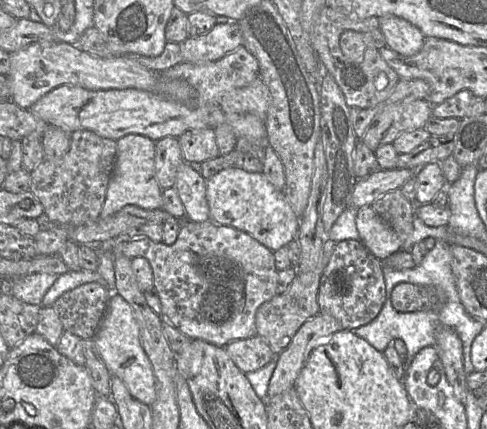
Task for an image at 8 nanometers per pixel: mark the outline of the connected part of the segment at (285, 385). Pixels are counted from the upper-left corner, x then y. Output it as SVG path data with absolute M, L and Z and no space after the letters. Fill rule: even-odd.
M318 314L305 322L296 332L289 346L276 355L276 367L264 401L294 387L311 352L339 330L341 330L339 322L329 315Z

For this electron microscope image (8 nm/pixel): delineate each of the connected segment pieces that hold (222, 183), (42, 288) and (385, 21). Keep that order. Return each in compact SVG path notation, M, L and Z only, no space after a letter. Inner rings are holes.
M238 167L224 169L207 179L206 197L213 222L244 231L273 252L287 246L297 237L300 218L293 211L283 191L276 189L263 173L251 173Z
M37 273L12 279L10 294L25 303L41 305L44 295L57 278L55 274Z
M397 16L380 18L379 29L385 37L386 47L403 56L417 54L426 39L418 27Z

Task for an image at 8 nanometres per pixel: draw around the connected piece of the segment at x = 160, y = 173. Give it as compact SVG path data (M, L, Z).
M165 137L155 142L155 174L163 190L174 187L178 169L183 162L178 138Z

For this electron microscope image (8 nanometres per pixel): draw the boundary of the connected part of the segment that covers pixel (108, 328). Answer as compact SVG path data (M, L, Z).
M115 294L109 300L107 311L93 340L98 353L110 373L118 377L138 401L151 406L156 399L156 378L150 359L139 336L139 326L128 302Z

